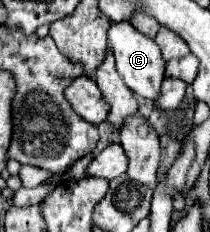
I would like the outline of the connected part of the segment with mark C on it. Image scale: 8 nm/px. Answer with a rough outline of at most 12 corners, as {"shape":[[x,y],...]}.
{"shape":[[129,22],[107,36],[117,72],[155,102],[165,60],[155,40]]}

